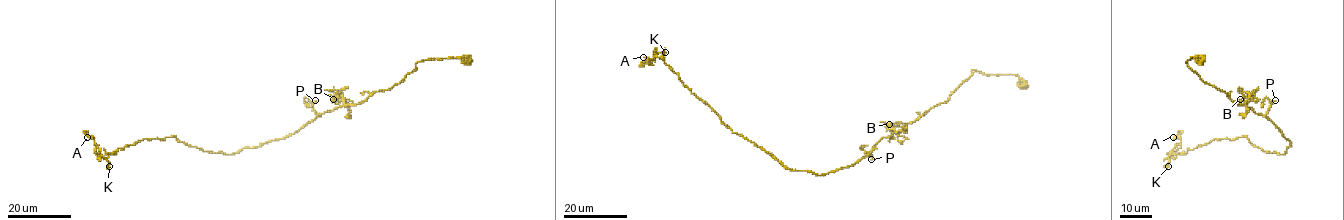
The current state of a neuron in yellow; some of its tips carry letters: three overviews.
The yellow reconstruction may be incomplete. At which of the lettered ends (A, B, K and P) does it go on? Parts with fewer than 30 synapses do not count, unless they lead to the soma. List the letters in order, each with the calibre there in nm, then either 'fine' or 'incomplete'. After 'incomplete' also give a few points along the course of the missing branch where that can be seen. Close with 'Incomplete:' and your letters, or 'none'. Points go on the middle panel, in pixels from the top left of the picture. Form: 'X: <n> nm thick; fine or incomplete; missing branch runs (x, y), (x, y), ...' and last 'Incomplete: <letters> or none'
A: 180 nm thick; fine
B: 120 nm thick; fine
K: 160 nm thick; fine
P: 80 nm thick; fine
Incomplete: none

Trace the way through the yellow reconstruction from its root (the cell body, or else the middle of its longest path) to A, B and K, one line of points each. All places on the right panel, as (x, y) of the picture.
A: (1199, 59), (1186, 62), (1291, 144), (1280, 155), (1245, 136), (1214, 139), (1174, 159), (1181, 138), (1173, 137)
B: (1199, 59), (1191, 57), (1186, 62), (1239, 105), (1246, 103), (1249, 93), (1240, 99)
K: (1199, 59), (1186, 62), (1291, 144), (1280, 155), (1245, 136), (1214, 139), (1170, 154), (1168, 166)

